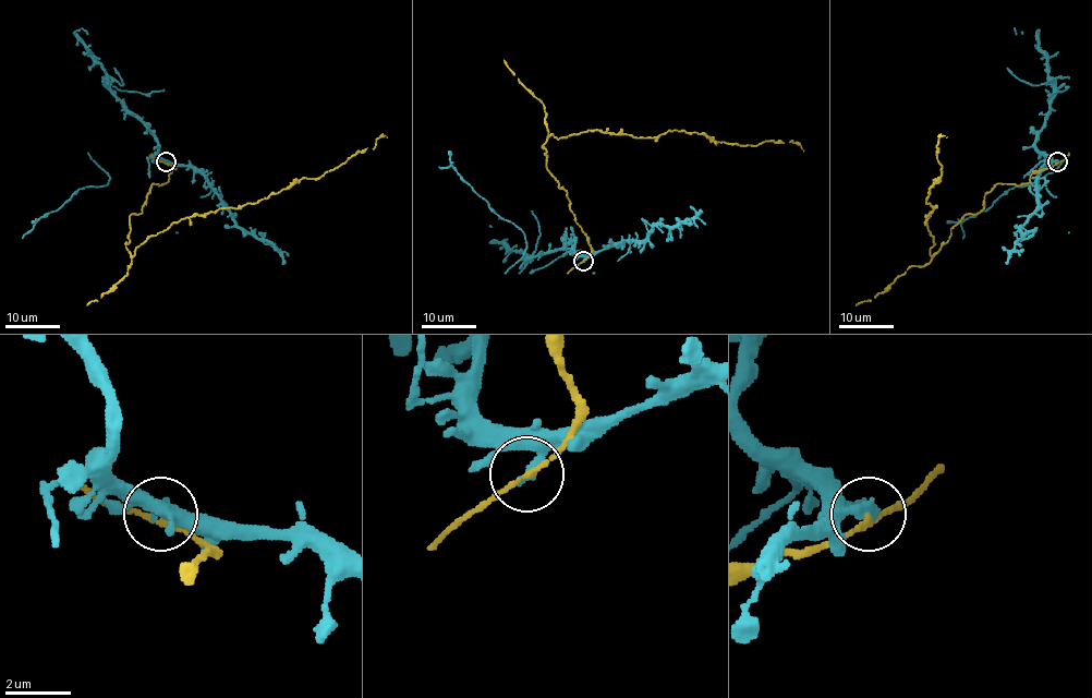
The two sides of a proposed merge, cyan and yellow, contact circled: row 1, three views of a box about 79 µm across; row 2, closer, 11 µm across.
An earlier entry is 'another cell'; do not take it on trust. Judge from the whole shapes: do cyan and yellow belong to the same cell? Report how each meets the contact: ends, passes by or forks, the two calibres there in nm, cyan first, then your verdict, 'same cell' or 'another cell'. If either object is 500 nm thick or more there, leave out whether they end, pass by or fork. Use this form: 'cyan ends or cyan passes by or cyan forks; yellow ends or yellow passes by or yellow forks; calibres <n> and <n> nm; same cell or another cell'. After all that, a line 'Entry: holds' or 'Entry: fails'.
cyan ends; yellow passes by; calibres 360 and 150 nm; another cell
Entry: holds

